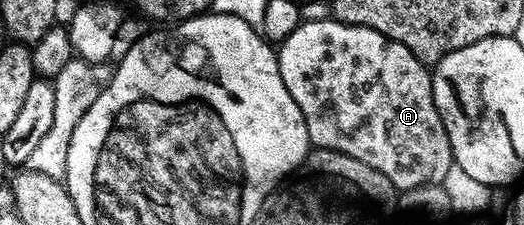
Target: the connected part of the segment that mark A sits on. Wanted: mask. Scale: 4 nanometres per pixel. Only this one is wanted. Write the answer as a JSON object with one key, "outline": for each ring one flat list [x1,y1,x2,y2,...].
{"outline":[[305,19,302,20,299,27,295,27,295,31,291,31,291,35,287,35,284,41,280,42,277,49,277,62,279,63,279,75,283,75,283,83,287,83,287,91,291,91,291,99,295,99,295,103,299,103,299,111,303,111,310,146,339,151,343,155,351,155,355,159,359,159,359,163,367,163,367,167,375,167,375,171,379,171,383,175,387,175,387,179,391,179,393,188,398,191,423,187,424,185,442,184,445,176,454,165,451,143,447,139,443,119,435,107,433,79,430,70,418,57,411,55,411,51,407,51,407,47,403,47,403,43,395,43,371,27,348,25,332,19,326,19,326,21]]}

